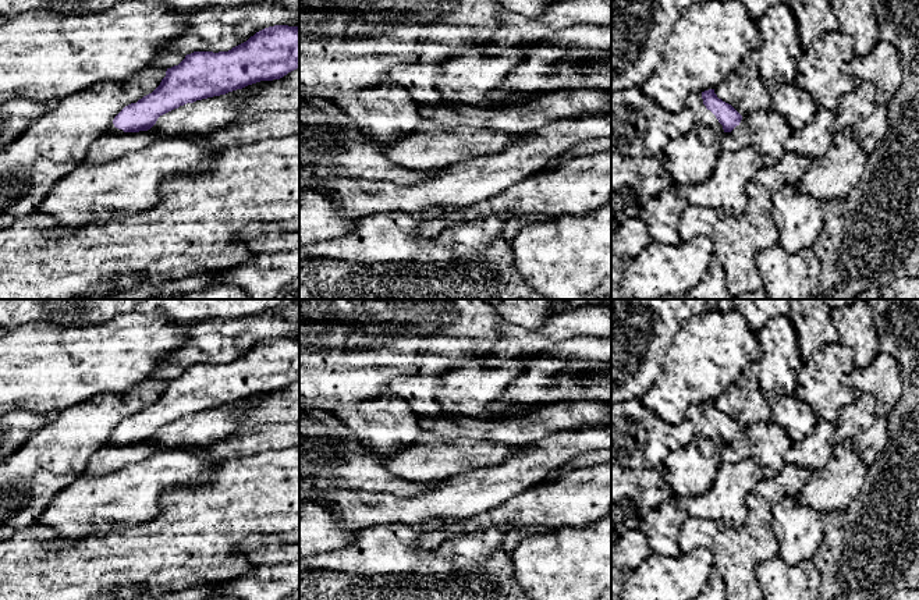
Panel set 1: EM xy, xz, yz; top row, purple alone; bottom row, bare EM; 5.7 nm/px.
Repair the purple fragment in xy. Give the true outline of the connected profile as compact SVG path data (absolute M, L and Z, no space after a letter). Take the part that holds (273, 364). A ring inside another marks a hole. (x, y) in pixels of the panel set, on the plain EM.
M274 337L251 348L228 363L194 363L171 380L160 397L136 415L125 418L113 432L110 445L139 444L150 441L157 430L180 418L196 412L226 406L260 393L280 391L299 380L299 338Z

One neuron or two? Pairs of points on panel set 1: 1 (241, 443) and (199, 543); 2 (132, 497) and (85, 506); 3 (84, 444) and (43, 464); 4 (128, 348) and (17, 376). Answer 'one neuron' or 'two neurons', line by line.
1: two neurons
2: one neuron
3: one neuron
4: one neuron

